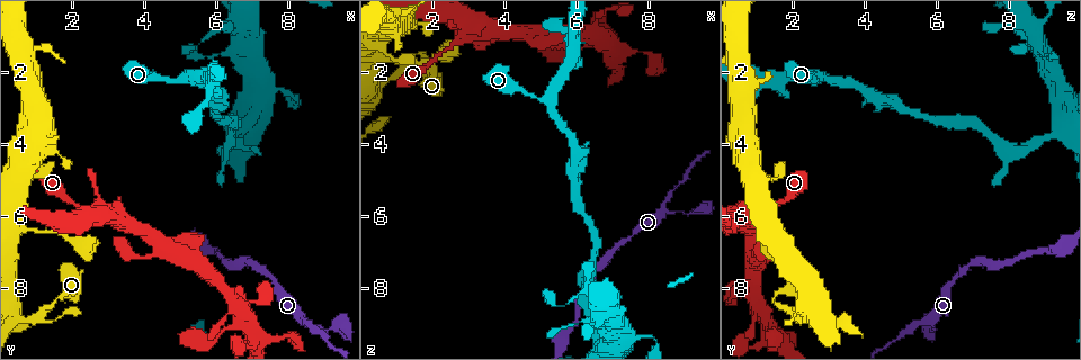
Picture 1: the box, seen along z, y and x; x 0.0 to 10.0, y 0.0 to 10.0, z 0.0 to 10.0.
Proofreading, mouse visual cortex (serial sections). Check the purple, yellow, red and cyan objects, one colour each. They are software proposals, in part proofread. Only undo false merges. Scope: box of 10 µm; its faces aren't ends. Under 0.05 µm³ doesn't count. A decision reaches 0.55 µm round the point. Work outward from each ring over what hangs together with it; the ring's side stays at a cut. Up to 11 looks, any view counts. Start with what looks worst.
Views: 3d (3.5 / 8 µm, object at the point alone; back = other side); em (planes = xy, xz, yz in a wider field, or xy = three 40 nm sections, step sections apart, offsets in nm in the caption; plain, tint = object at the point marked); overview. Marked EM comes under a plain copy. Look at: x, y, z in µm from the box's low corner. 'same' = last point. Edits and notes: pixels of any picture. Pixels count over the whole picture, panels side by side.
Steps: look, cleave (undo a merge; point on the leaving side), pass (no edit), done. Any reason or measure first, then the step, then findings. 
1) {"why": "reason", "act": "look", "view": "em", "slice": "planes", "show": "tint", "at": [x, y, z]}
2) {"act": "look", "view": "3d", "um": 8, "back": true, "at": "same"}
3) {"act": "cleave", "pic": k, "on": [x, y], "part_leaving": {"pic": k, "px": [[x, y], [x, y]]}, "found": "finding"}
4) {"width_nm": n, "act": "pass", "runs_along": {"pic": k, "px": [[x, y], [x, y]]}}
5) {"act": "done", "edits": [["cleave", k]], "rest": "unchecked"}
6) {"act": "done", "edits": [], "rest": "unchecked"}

{"why": "sharp bend", "act": "look", "view": "3d", "um": 3.5, "at": [1.50, 8.25, 1.45]}

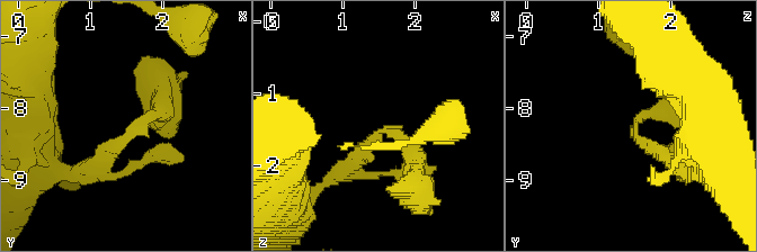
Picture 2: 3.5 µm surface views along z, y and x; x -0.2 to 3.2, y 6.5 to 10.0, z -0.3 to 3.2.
{"arm_widths_nm": [200, 300], "why": "need the tissue", "act": "look", "view": "em", "slice": "xy", "step": 1, "show": "tint", "at": [1.60, 8.35, 1.50]}

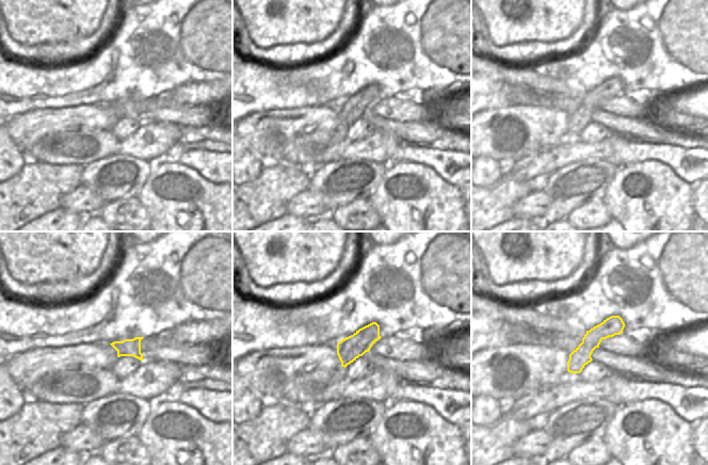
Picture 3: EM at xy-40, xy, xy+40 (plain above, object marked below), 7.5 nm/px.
{"act": "pass", "runs_along": {"pic": 3, "px": [[616, 318], [582, 352], [570, 369]]}, "found": "continuous, no second cell"}

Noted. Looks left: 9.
{"why": "sudden change in width", "act": "look", "view": "3d", "um": 8, "at": [8.70, 9.10, 5.85]}

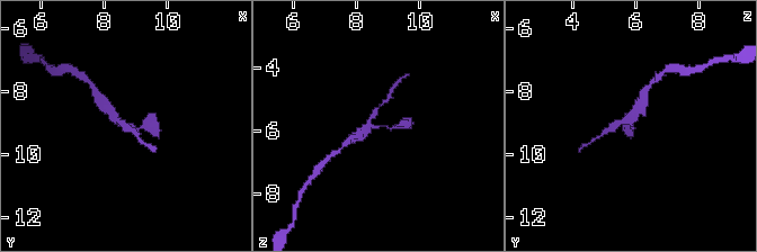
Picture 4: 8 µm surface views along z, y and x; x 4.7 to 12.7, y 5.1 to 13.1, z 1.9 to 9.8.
{"why": "need the tissue", "act": "look", "view": "em", "slice": "xy", "step": 5, "show": "tint", "at": "same"}

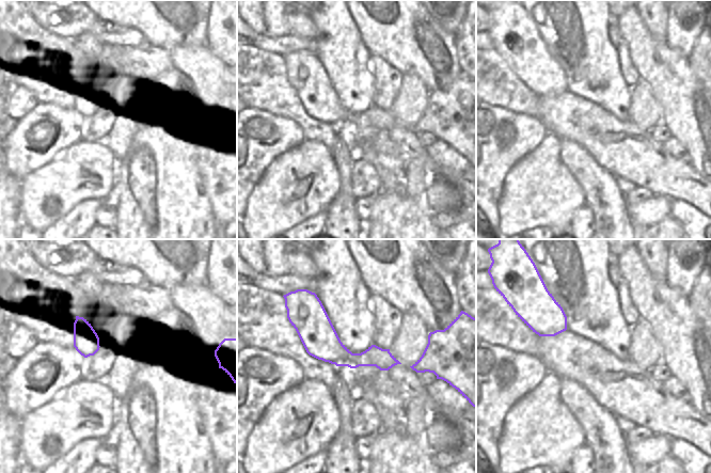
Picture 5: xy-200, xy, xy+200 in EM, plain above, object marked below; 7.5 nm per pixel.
{"width_nm": 220, "act": "pass", "runs_along": {"pic": 5, "px": [[296, 324], [345, 358], [394, 362]]}, "found": "one cell here"}

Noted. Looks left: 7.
{"why": "a fork", "act": "look", "view": "3d", "um": 3.5, "at": [5.30, 7.25, 0.95]}

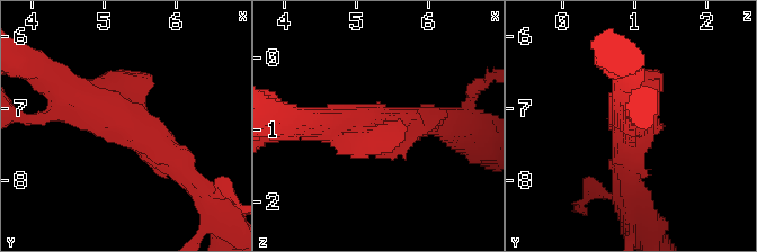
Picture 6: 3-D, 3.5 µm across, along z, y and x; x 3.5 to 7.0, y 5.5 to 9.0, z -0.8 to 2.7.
{"why": "now the EM", "act": "look", "view": "em", "slice": "xy", "step": 2, "show": "tint", "at": "same"}

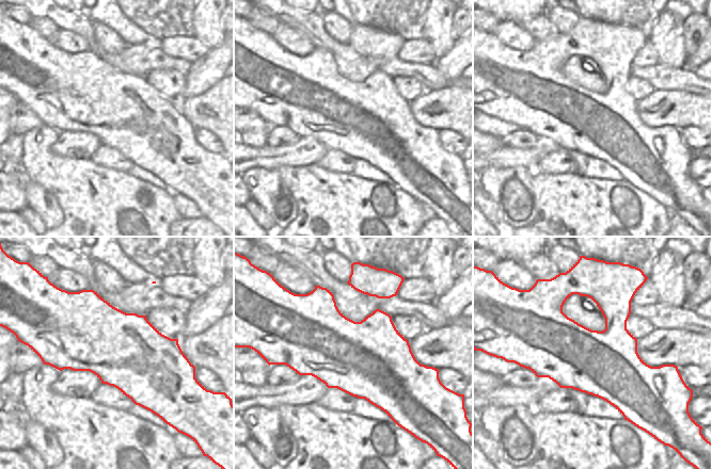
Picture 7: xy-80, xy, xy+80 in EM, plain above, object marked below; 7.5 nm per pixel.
{"width_nm": 600, "act": "pass", "runs_along": {"pic": 6, "px": [[63, 89], [157, 144], [188, 179]]}, "found": "continuous, no second cell"}

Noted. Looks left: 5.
{"why": "narrows sharply", "act": "look", "view": "3d", "um": 8, "at": [7.10, 9.25, 1.45]}

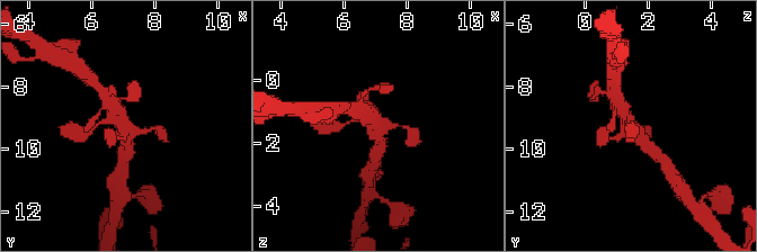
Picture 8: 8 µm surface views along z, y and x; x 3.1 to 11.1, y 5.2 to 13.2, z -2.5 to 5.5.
{"act": "look", "view": "em", "slice": "xy", "step": 1, "show": "tint", "at": "same"}

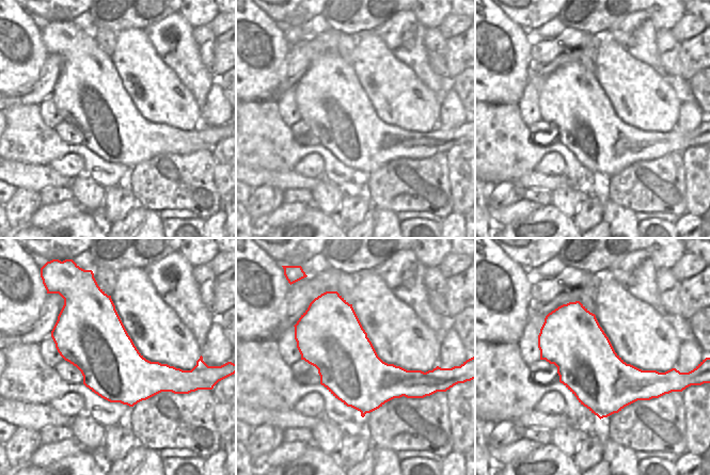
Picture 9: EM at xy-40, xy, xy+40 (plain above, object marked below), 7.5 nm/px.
{"act": "pass", "runs_along": {"pic": 8, "px": [[615, 99], [626, 123], [651, 147]]}, "found": "all the same cell"}

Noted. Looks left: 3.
{"act": "done", "edits": [], "rest": "unchecked"}

